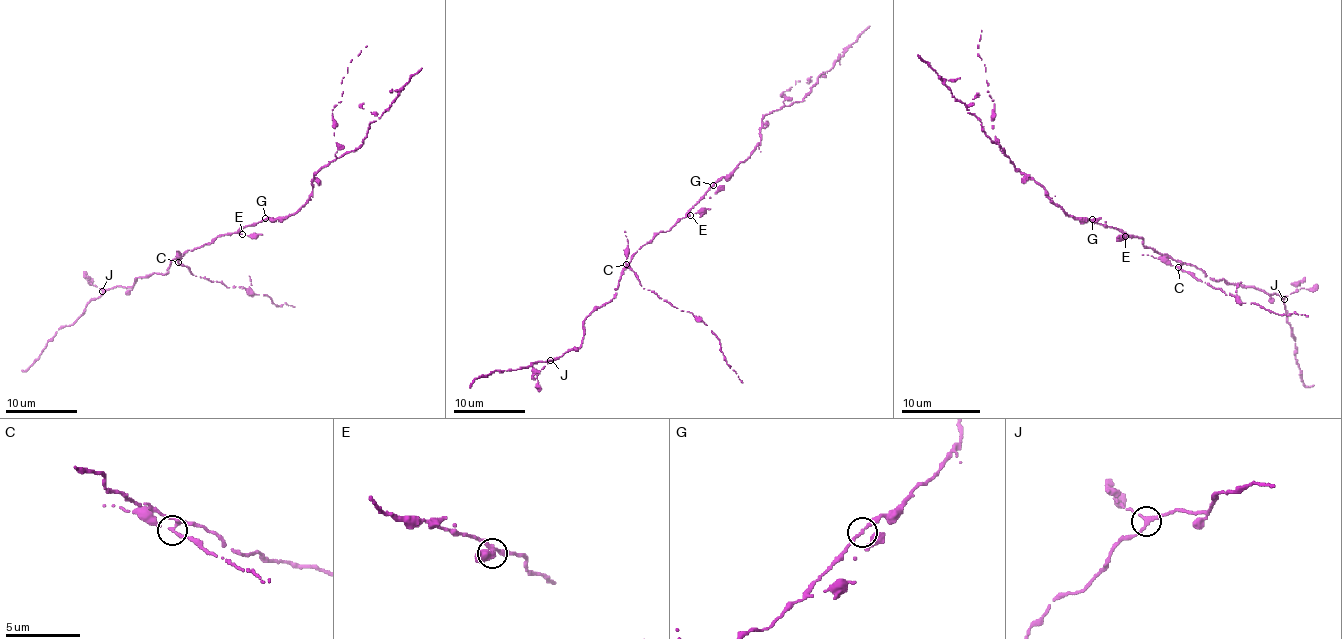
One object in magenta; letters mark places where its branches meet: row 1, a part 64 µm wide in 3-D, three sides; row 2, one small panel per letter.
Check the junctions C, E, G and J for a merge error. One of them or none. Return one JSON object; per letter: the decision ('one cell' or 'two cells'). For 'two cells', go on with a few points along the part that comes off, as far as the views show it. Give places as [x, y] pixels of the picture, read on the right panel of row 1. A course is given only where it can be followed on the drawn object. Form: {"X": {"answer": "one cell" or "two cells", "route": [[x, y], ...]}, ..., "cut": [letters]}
{"C": {"answer": "two cells", "route": [[1178, 268], [1227, 295], [1231, 293], [1243, 303], [1256, 303], [1284, 315], [1295, 313], [1307, 317]]}, "E": {"answer": "one cell"}, "G": {"answer": "one cell"}, "J": {"answer": "one cell"}, "cut": ["C"]}

